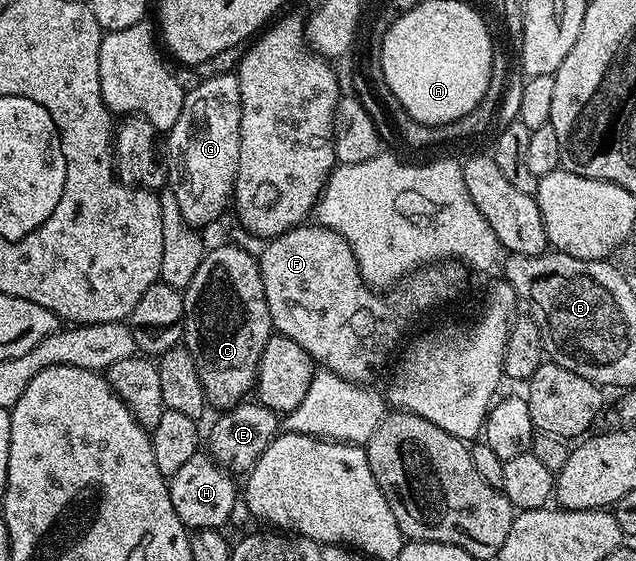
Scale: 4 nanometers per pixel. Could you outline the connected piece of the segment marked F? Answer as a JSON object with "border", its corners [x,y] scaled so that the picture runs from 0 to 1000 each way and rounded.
{"border":[[[475,398],[440,415],[418,437],[423,439],[407,451],[407,463],[414,519],[426,554],[431,588],[440,599],[464,604],[464,611],[470,611],[470,619],[476,619],[476,626],[483,626],[483,633],[489,633],[500,652],[533,668],[542,679],[563,683],[585,681],[586,663],[616,633],[637,585],[660,558],[709,535],[730,512],[734,488],[733,474],[711,462],[676,469],[635,496],[623,512],[613,513],[608,522],[612,531],[605,531],[604,520],[574,506],[546,426],[527,412],[509,408],[497,398]]]}

